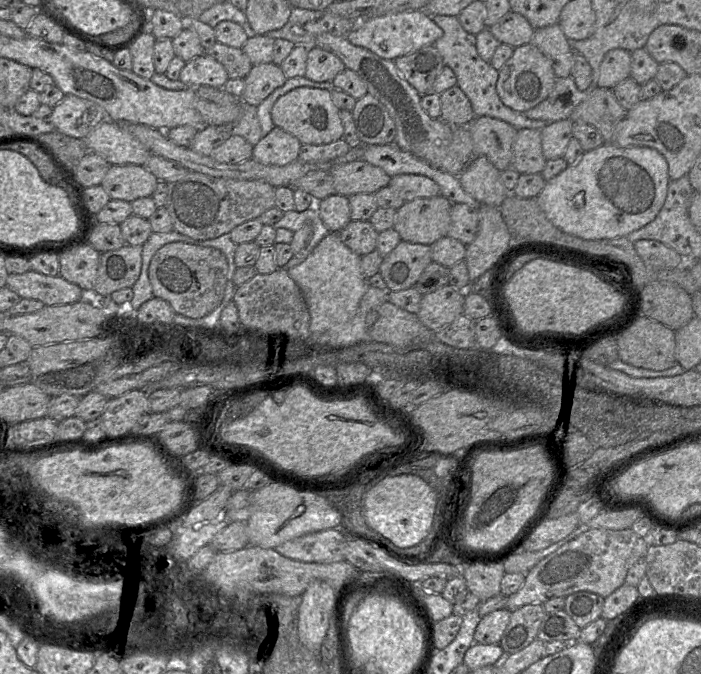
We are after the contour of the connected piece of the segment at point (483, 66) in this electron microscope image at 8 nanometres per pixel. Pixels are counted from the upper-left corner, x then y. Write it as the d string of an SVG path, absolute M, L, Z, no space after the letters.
M430 15L432 17L432 20L435 22L435 24L442 30L442 35L440 38L438 38L435 43L434 46L435 48L439 51L443 62L445 64L445 66L448 66L449 68L451 68L453 70L453 72L455 73L456 79L457 79L457 86L464 92L464 94L467 96L467 98L469 99L472 109L474 111L475 117L482 117L482 116L487 116L487 117L492 117L492 118L496 118L496 119L500 119L502 121L505 121L507 123L509 123L510 125L512 125L514 128L516 128L517 130L522 130L522 129L538 129L541 130L542 128L544 128L546 125L548 125L548 123L552 123L552 122L545 122L545 121L540 121L540 120L532 120L527 118L522 112L516 112L512 109L510 109L509 107L505 106L502 101L500 100L498 94L497 94L497 90L496 90L496 83L498 80L498 76L499 76L499 72L494 69L490 63L485 62L479 55L477 48L476 48L476 38L475 35L468 33L460 24L458 16L449 16L449 15Z

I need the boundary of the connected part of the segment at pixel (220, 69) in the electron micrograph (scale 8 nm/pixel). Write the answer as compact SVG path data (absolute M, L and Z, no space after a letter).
M205 53L187 62L180 73L180 81L188 87L223 88L228 80L225 67Z

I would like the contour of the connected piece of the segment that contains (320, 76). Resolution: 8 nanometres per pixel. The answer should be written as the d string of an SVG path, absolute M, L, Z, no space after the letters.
M312 46L308 49L305 77L315 82L331 82L345 68L333 53Z

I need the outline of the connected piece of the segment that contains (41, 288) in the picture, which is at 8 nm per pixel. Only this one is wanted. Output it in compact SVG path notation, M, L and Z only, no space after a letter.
M34 270L22 274L11 273L6 287L21 298L36 299L45 305L75 303L83 298L83 290L60 275L48 276Z

